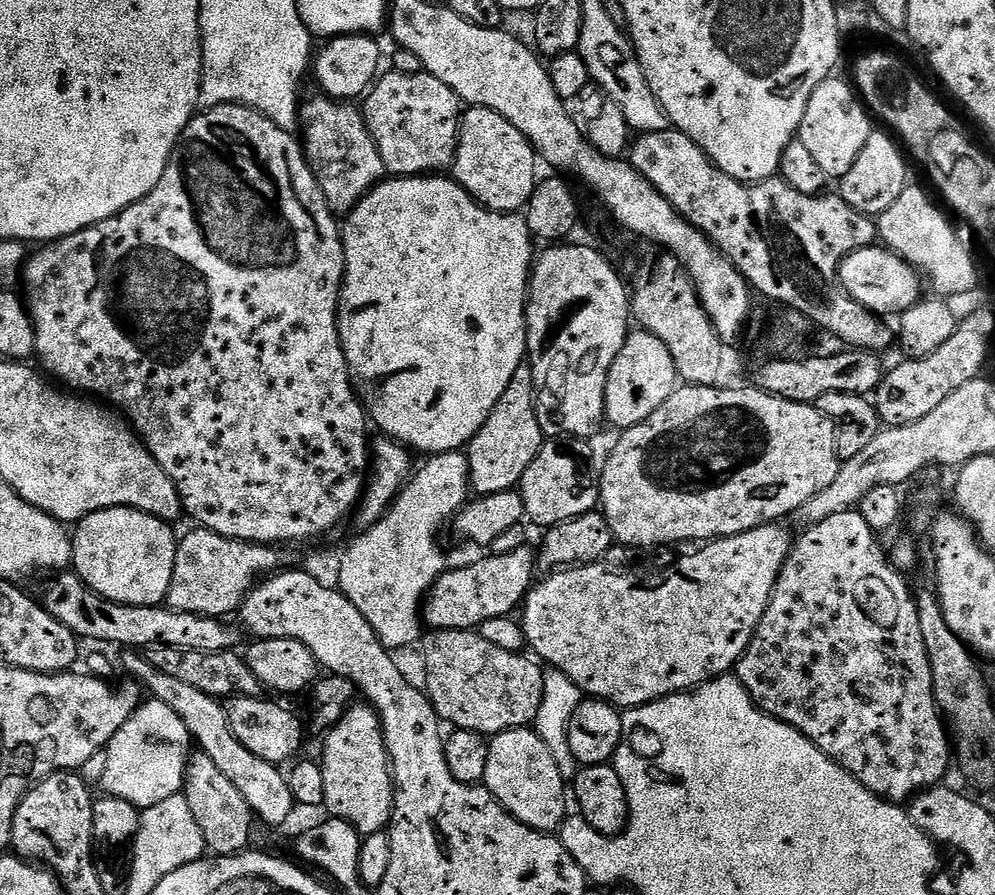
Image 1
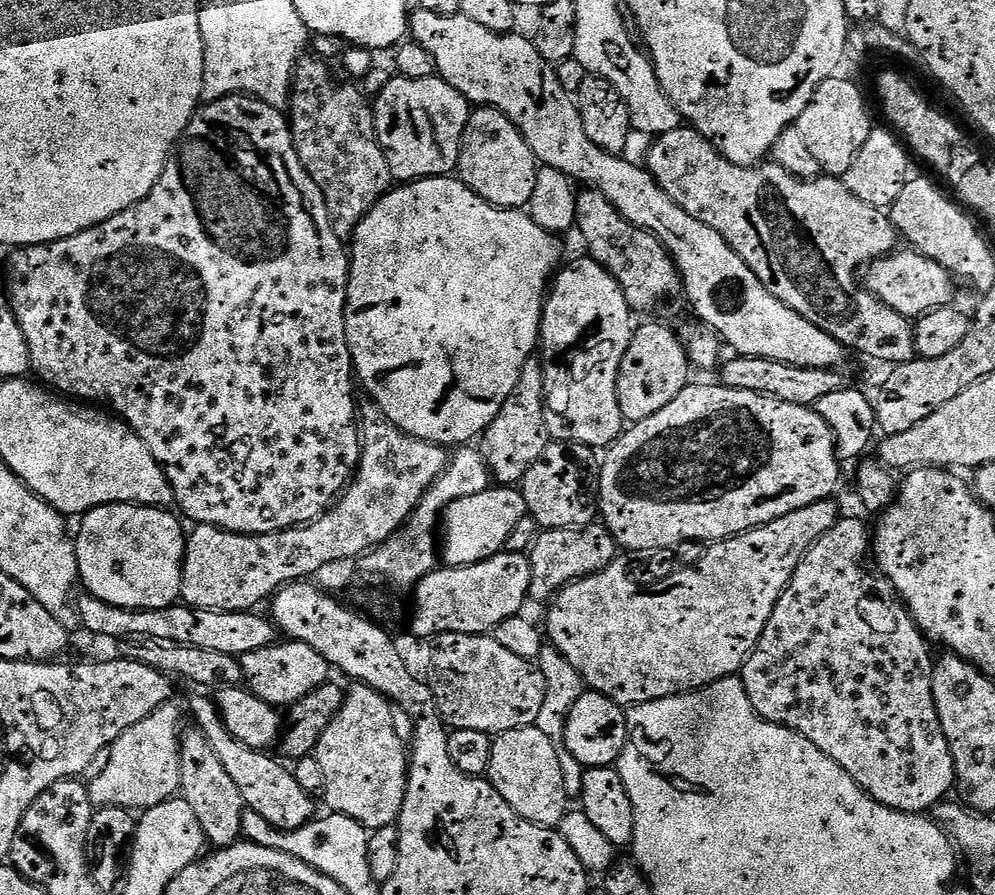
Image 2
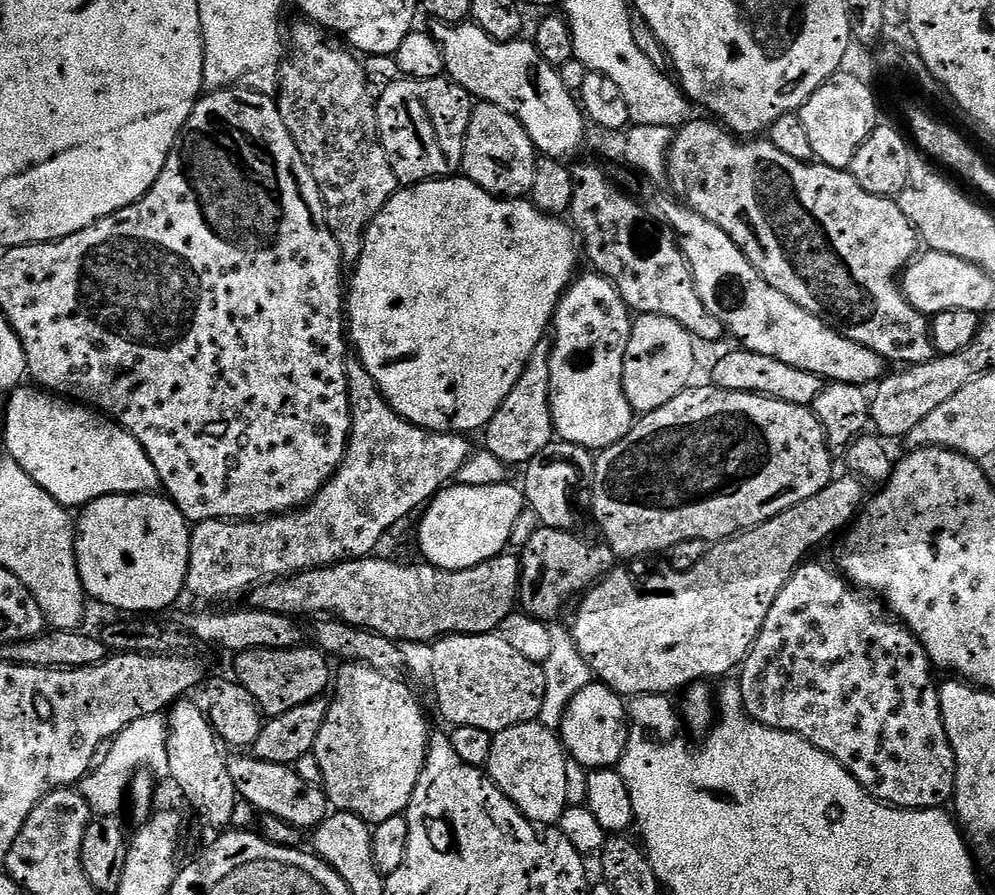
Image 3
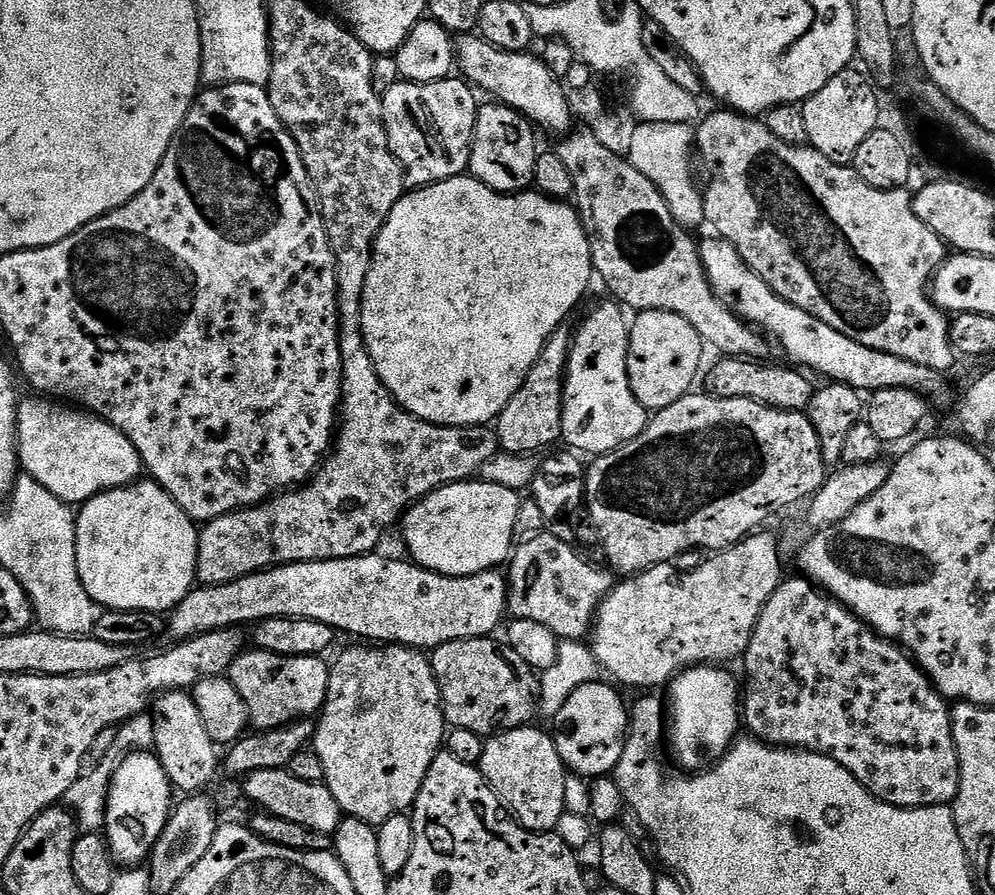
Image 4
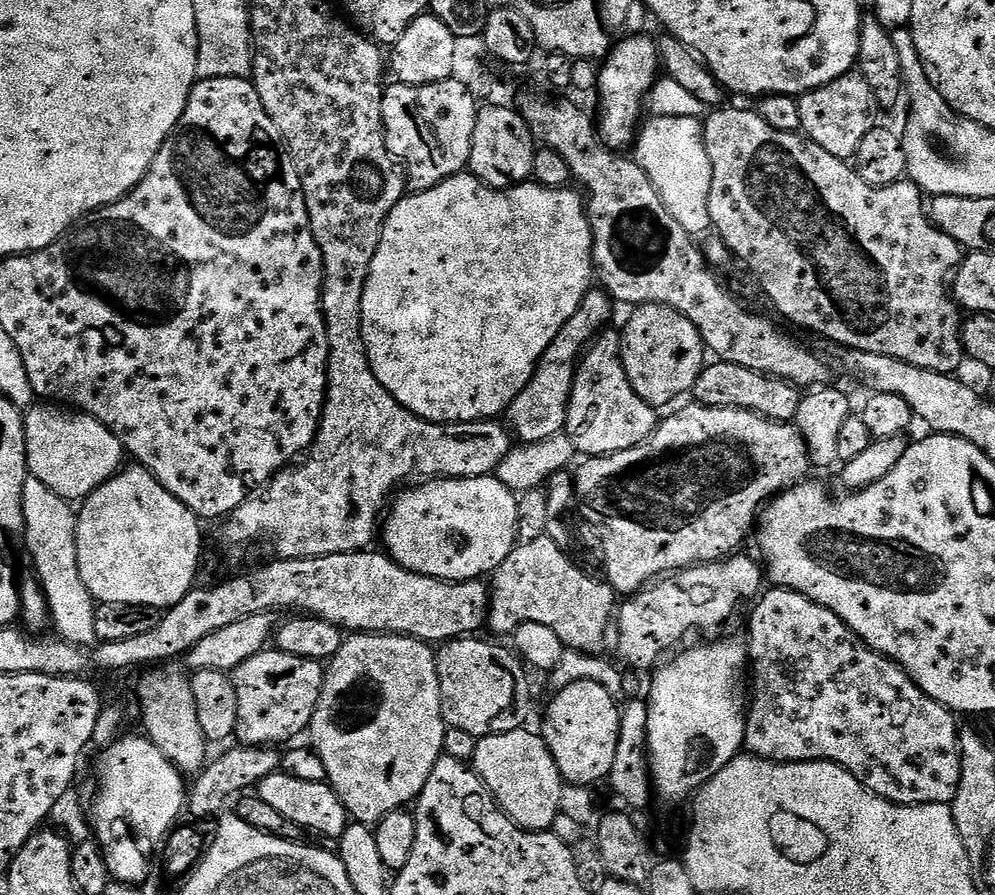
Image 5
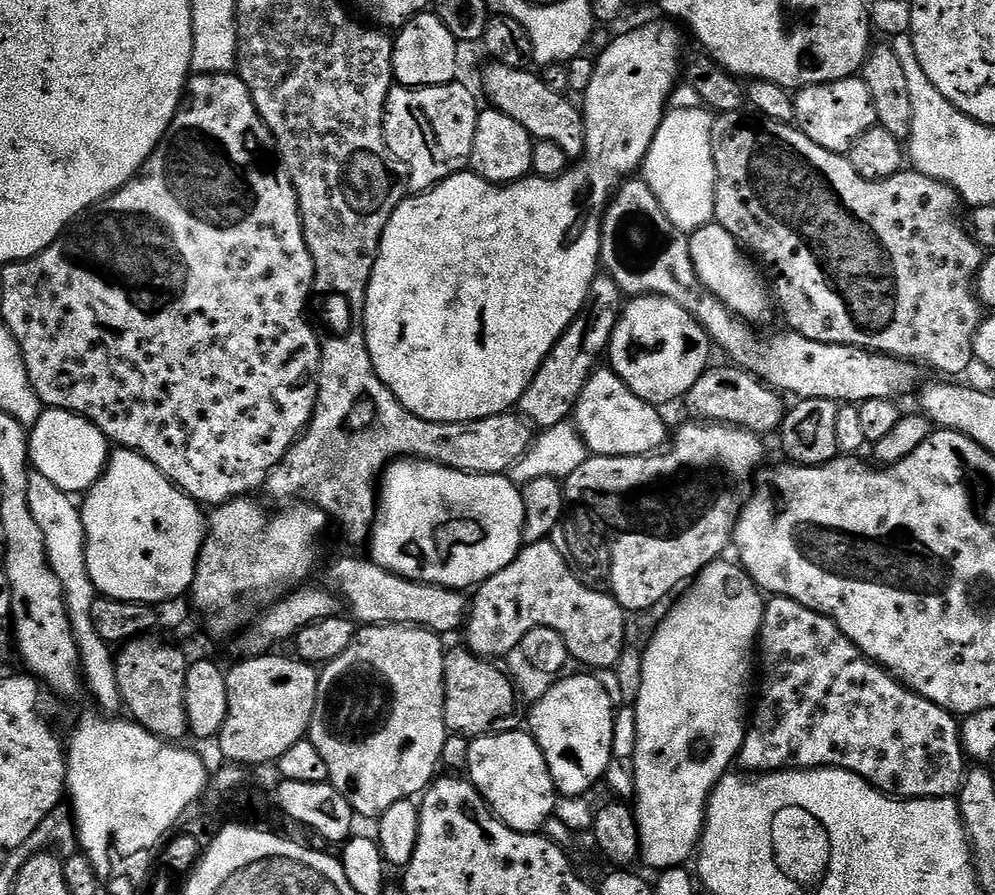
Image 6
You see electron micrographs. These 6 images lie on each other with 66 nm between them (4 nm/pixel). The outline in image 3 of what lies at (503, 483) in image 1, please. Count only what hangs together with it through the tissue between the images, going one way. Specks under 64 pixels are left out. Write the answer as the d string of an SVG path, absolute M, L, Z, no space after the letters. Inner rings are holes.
M543 347L536 348L530 362L524 367L524 373L518 378L514 390L502 402L502 406L494 414L494 418L483 429L483 447L494 458L509 466L527 465L528 462L552 443L554 429L552 427L552 378L550 376L551 351Z

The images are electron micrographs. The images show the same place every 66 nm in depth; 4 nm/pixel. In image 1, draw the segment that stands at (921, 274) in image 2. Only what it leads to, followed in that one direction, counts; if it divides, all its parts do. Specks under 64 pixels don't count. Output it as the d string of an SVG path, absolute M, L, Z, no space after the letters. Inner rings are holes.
M883 246L854 250L840 264L840 285L844 287L845 292L863 308L881 318L889 318L888 316L892 315L895 317L919 304L922 299L920 280L922 284L921 273Z

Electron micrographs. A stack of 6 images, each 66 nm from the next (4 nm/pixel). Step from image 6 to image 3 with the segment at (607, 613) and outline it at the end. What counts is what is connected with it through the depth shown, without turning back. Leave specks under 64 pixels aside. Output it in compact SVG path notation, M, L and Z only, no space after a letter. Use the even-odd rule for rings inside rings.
M541 526L534 534L534 538L530 538L530 542L526 542L526 546L519 553L518 604L528 615L545 622L559 621L559 616L563 614L568 603L571 605L577 597L587 592L593 584L599 584L617 567L618 557L607 544L597 542L588 545L575 534L572 530L564 531Z

